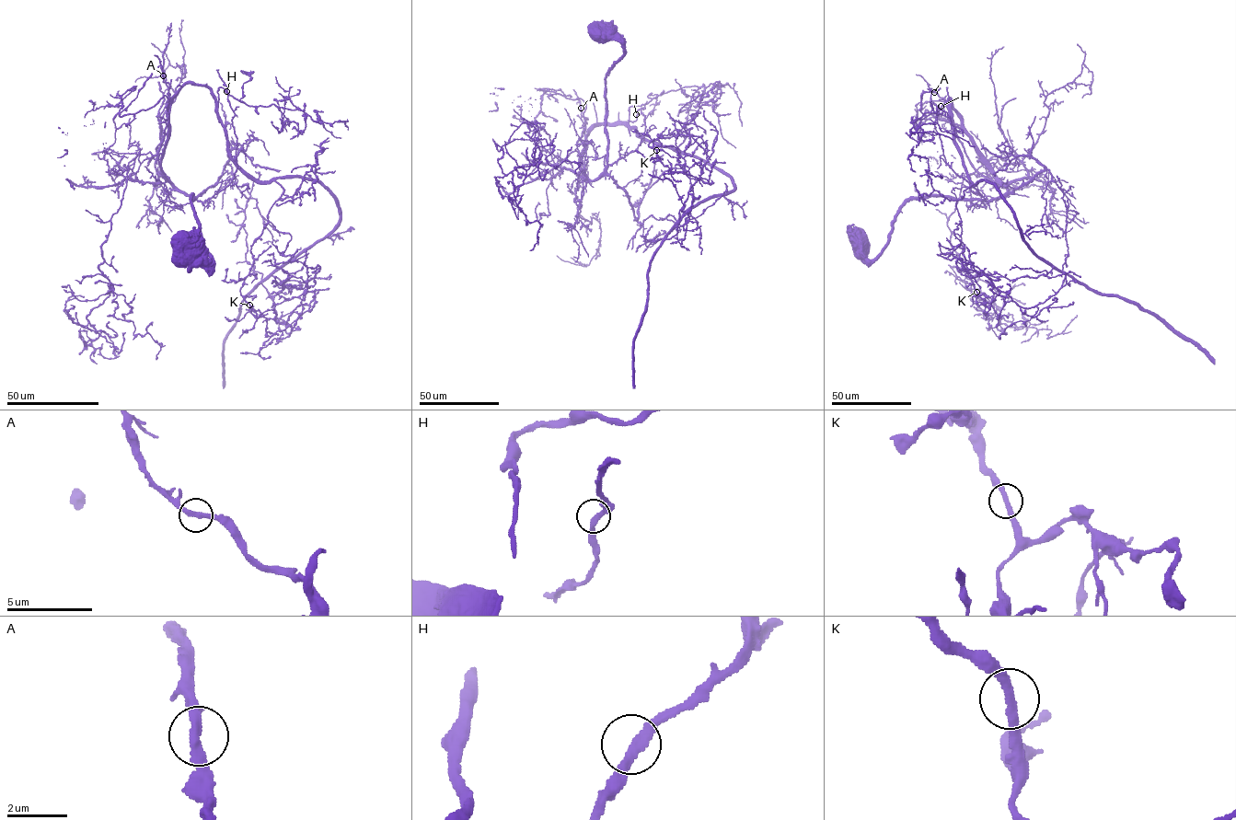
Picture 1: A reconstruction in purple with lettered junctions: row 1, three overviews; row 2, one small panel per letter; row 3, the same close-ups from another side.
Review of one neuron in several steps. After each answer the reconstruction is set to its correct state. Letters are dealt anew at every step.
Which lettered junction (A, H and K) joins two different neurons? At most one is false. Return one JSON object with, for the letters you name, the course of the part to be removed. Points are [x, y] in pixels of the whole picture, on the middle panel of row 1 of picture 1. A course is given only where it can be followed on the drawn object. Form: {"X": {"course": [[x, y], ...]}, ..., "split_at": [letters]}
{"split_at": []}

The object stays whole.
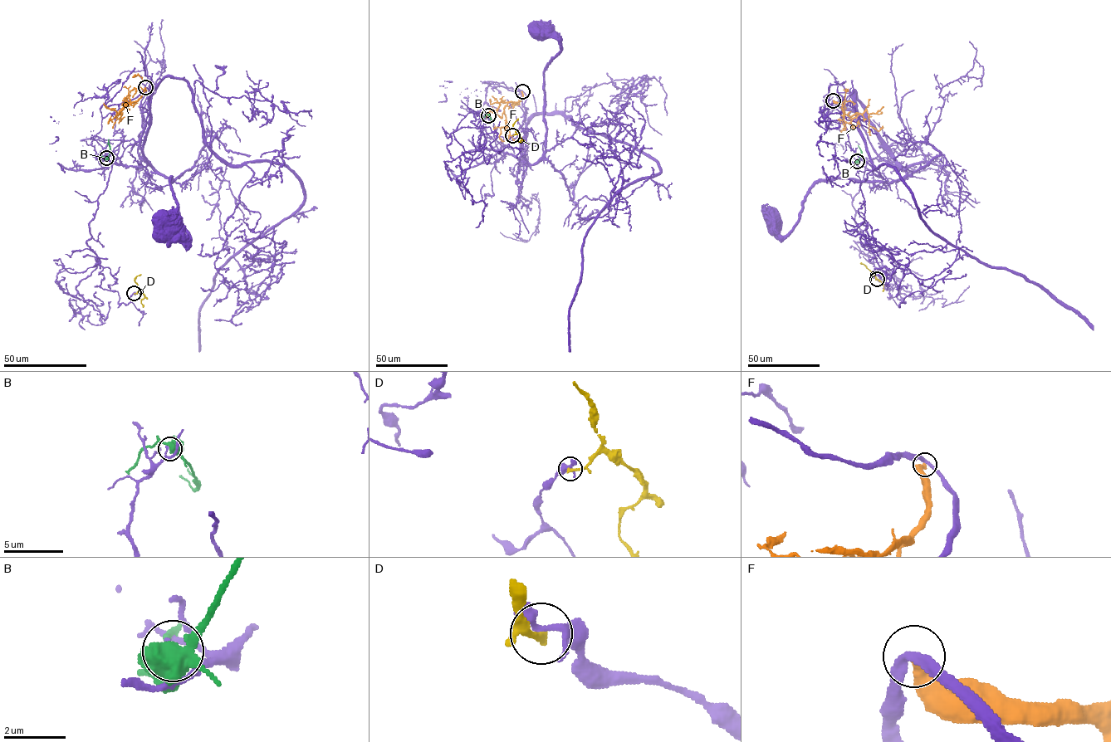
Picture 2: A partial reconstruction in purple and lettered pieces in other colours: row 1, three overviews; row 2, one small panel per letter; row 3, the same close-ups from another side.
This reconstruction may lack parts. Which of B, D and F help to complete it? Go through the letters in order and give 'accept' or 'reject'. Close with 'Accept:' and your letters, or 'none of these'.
B: reject
D: reject
F: reject
Accept: none of these

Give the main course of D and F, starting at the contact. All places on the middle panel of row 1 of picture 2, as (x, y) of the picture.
D: (512, 135), (516, 134), (513, 124), (518, 119)
F: (522, 91), (521, 100), (509, 102), (505, 106), (506, 128), (501, 128), (499, 137), (504, 141)

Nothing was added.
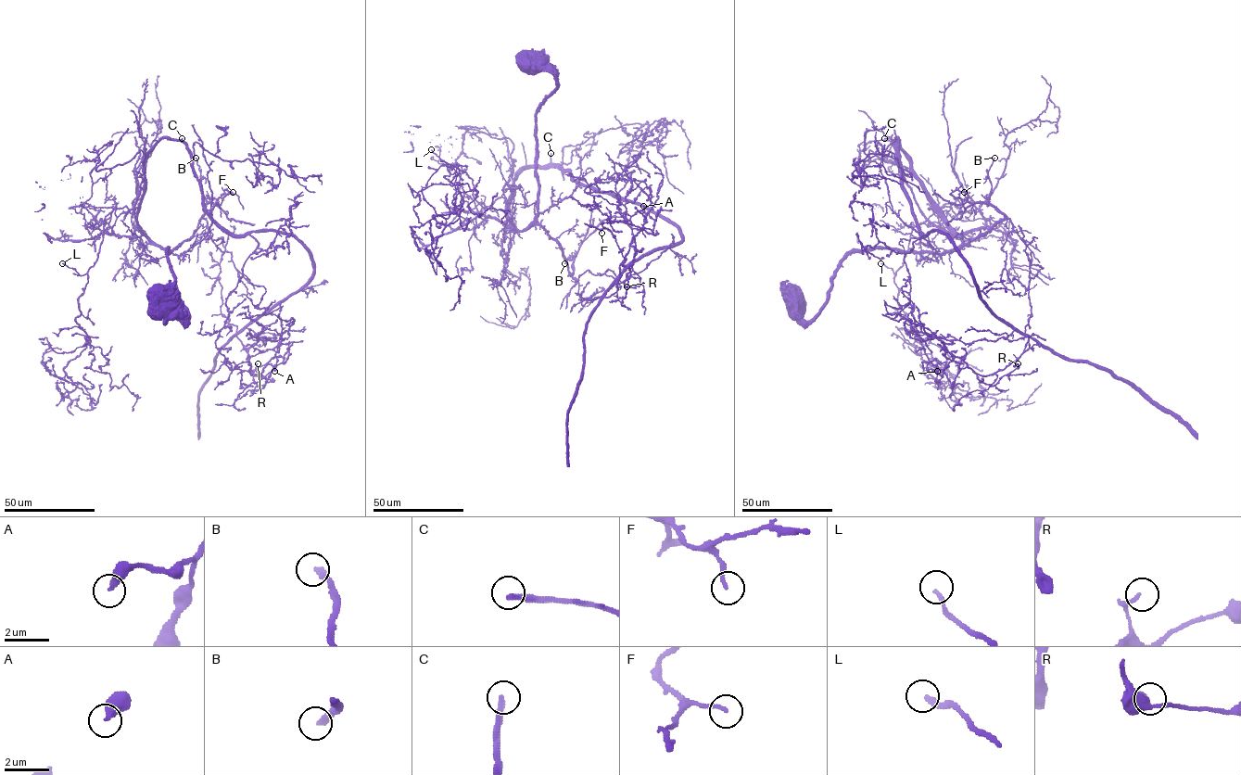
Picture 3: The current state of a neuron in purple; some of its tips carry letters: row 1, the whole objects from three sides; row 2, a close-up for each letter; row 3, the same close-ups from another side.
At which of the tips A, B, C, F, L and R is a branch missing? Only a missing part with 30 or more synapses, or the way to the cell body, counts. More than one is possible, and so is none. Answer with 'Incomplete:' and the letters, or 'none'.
Incomplete: B, C, L

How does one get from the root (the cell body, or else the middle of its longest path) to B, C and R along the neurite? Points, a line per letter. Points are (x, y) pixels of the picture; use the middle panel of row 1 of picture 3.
B: (533, 66), (547, 69), (556, 82), (536, 116), (537, 211), (572, 273), (575, 257), (564, 263)
C: (533, 66), (556, 87), (536, 116), (538, 215), (518, 230), (506, 216), (513, 182), (550, 153)
R: (533, 66), (538, 215), (507, 220), (531, 167), (652, 209), (682, 239), (605, 297), (630, 246), (626, 286)

